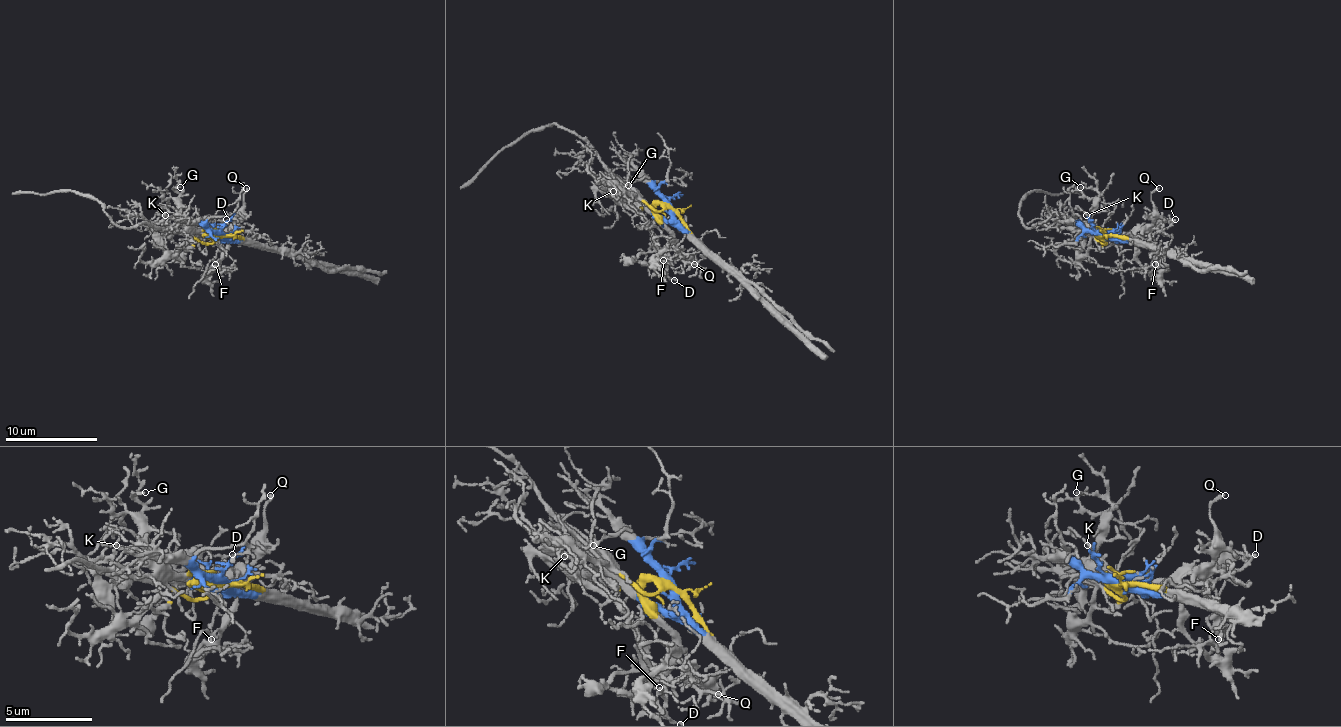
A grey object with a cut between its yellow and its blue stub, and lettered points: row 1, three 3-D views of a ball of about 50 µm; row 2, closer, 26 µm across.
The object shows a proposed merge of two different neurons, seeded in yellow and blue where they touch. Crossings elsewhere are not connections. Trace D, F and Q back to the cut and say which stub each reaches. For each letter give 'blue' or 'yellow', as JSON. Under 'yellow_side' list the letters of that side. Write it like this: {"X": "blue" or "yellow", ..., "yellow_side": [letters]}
{"D": "yellow", "F": "yellow", "Q": "yellow", "yellow_side": ["D", "F", "Q"]}

